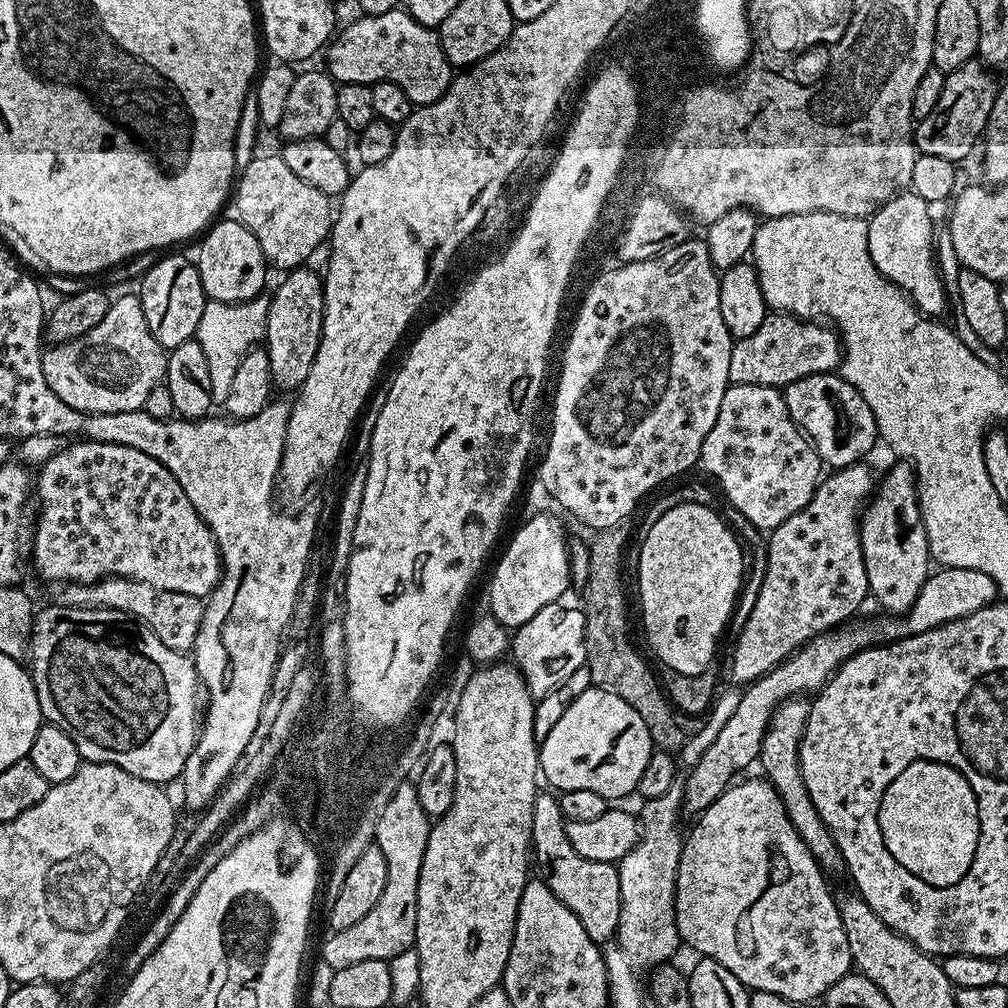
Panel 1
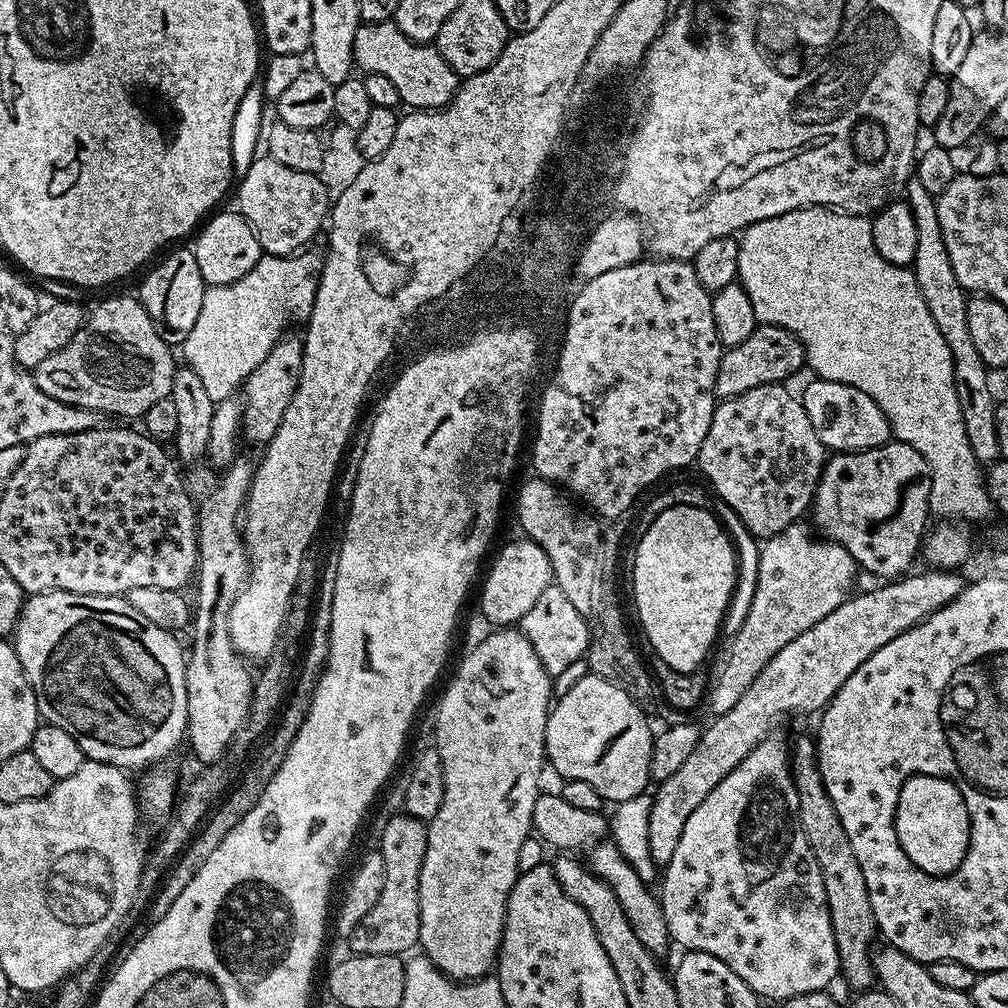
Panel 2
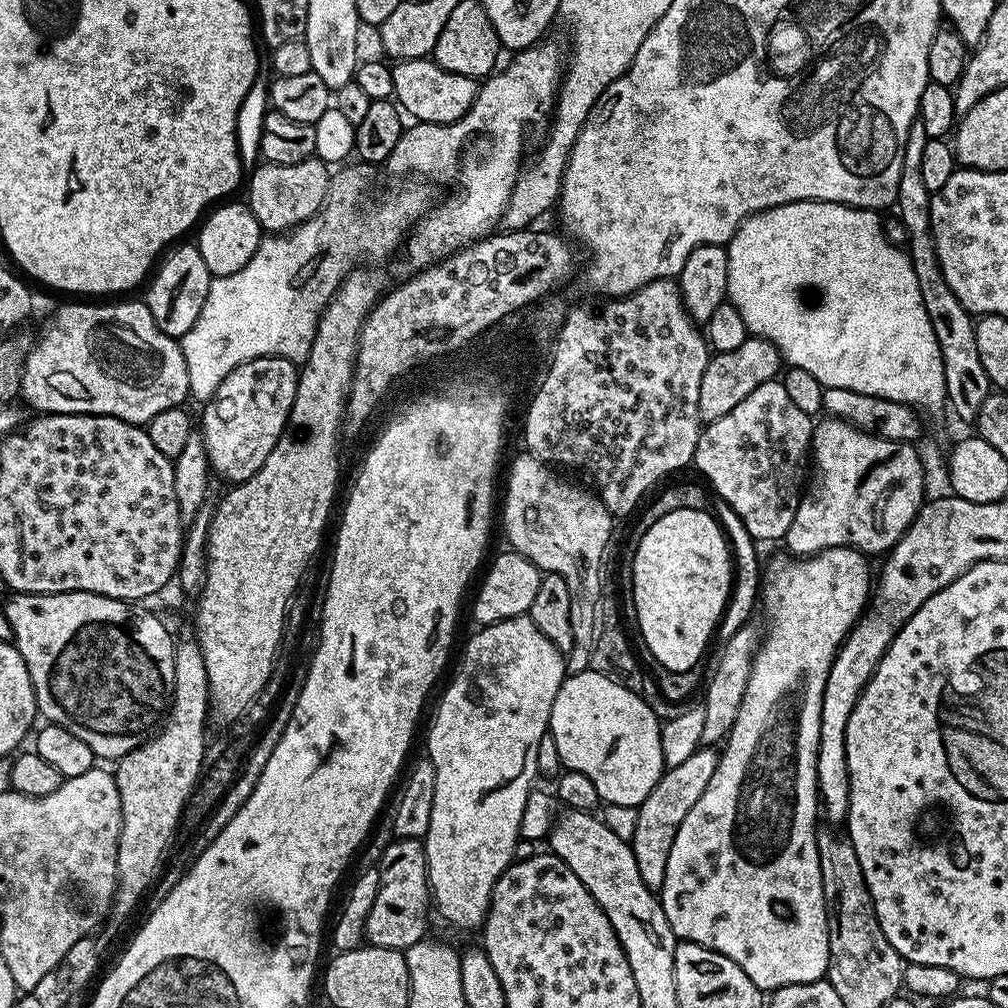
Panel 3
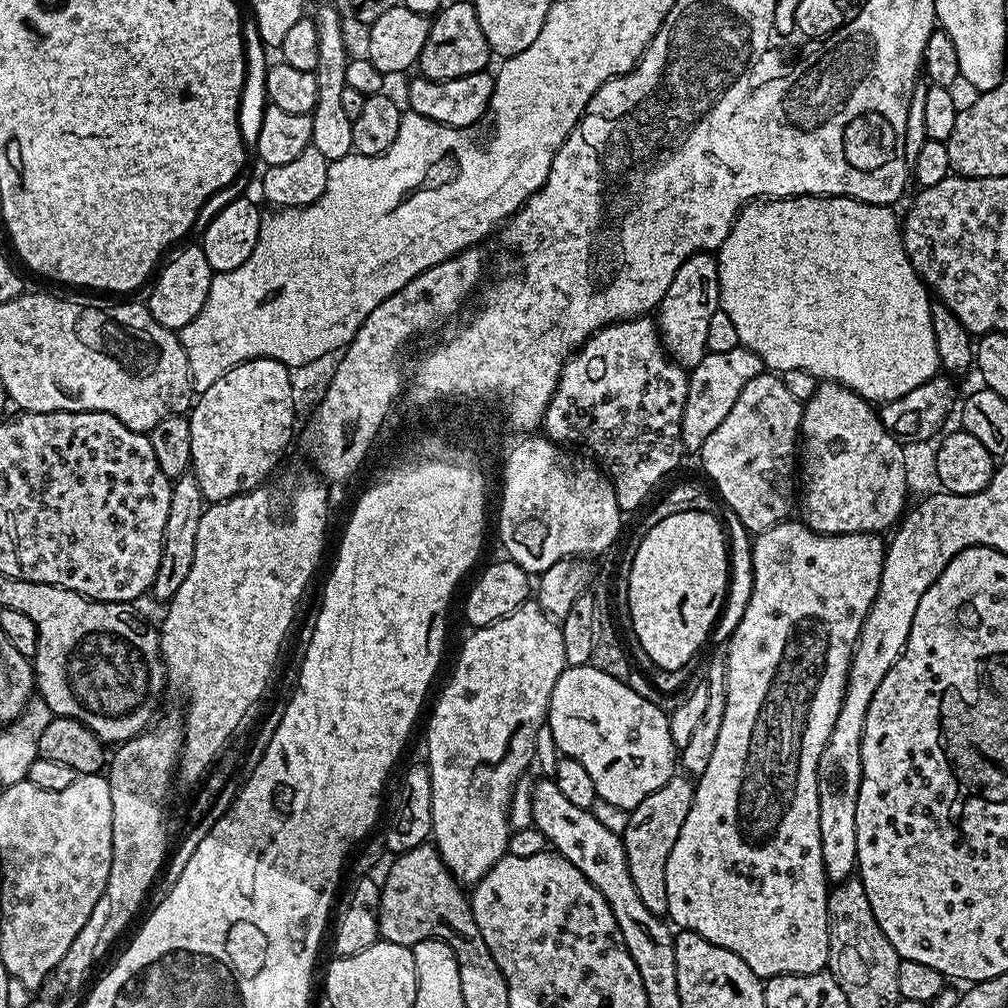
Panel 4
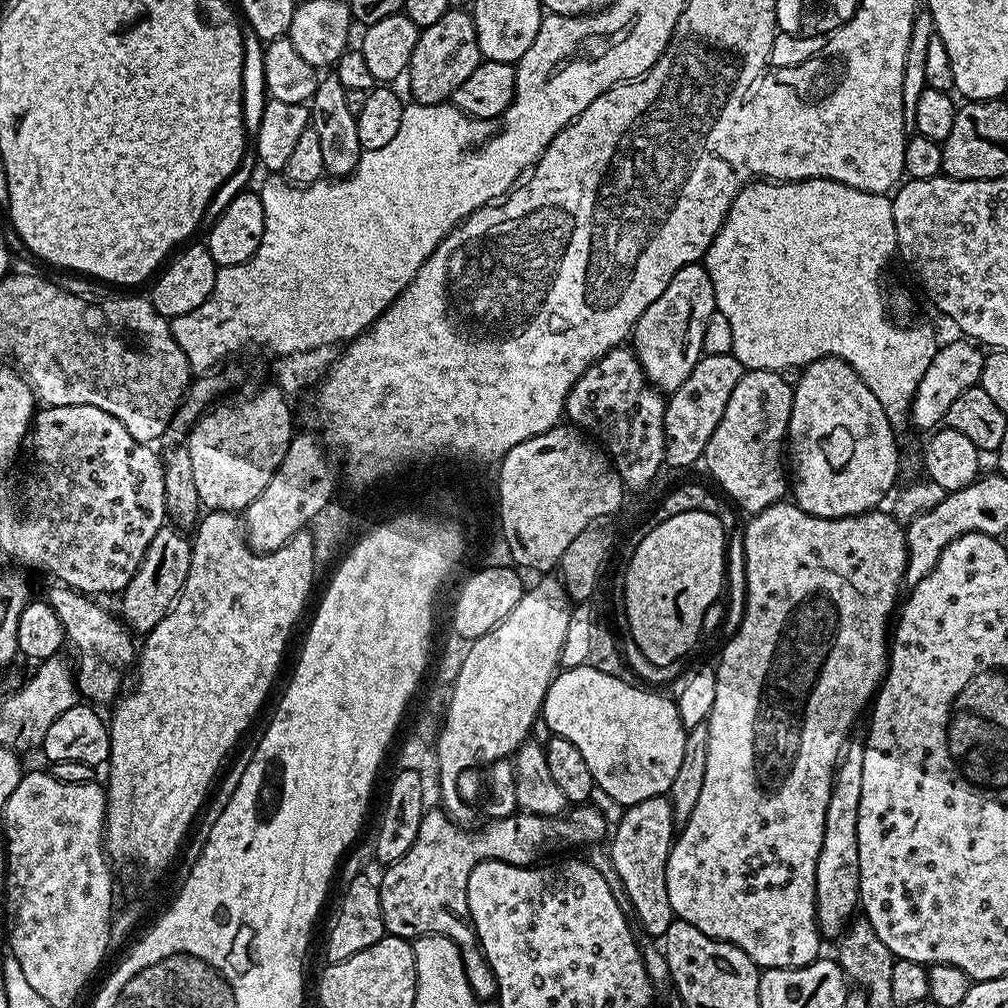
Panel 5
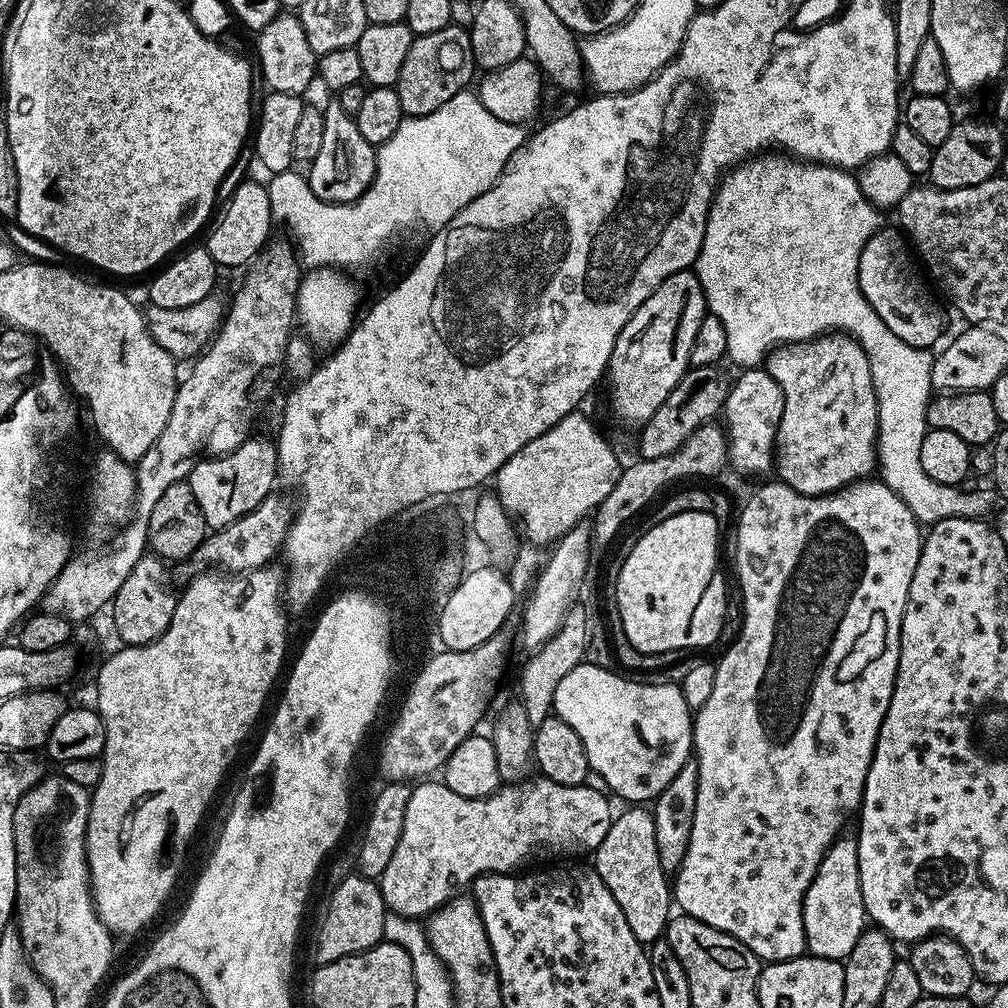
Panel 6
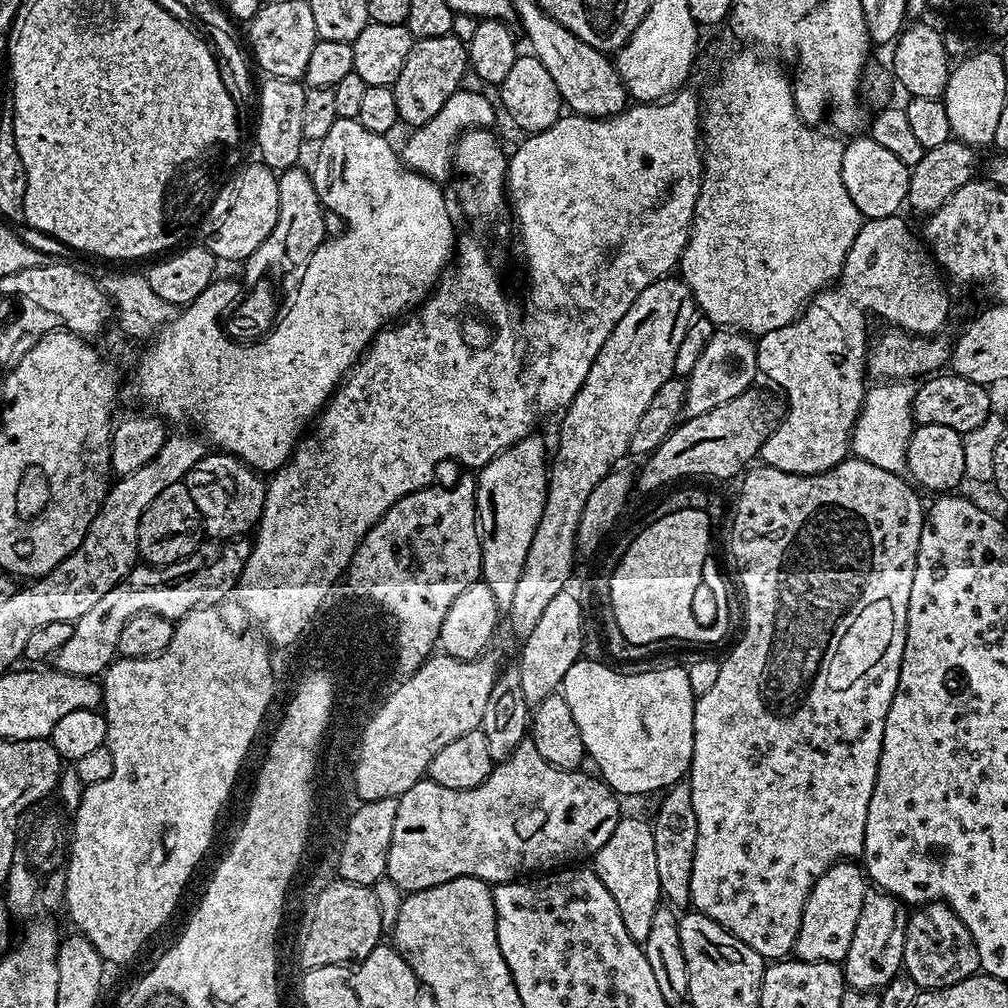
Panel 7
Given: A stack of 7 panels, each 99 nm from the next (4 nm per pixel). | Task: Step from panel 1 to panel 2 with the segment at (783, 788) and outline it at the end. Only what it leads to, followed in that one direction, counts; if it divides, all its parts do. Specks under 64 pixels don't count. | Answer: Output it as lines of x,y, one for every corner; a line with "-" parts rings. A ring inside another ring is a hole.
811,735
800,736
796,741
791,741
790,763
794,786
798,790
798,814
802,830
806,834
806,842
810,842
810,850
822,874
822,886
826,890
830,926
834,930
834,942
838,946
840,959
839,975
842,980
844,976
852,990
871,989
876,980
876,971
872,965
872,943
878,940
878,929
874,910
870,906
870,890
866,890
866,878
862,874
858,857
854,854
854,846
850,846
850,838
842,826
842,818
838,818
838,810
834,810
830,794
826,794
816,741

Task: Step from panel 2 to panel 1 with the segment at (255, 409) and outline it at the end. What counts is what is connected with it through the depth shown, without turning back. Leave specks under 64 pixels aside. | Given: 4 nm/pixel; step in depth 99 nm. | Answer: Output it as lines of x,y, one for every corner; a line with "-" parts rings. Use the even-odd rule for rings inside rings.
308,266
291,269
268,302
266,351
272,380
291,390
299,390
302,382
306,382
306,374
310,374
310,366
314,366
314,354
318,354
322,338
324,282
319,271
311,272
310,269

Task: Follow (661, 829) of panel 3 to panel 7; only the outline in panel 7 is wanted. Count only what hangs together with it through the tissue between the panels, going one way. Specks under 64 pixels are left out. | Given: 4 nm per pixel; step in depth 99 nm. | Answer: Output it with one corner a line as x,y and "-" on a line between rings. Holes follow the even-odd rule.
625,815
618,826
614,826
614,834
610,834
610,838
606,838
604,845
595,852
594,860
596,877
606,890
610,890
610,898
614,898
618,914
622,914
622,922
626,930
630,930
630,938
642,942
646,934
650,934
654,914
662,904
651,823
647,819

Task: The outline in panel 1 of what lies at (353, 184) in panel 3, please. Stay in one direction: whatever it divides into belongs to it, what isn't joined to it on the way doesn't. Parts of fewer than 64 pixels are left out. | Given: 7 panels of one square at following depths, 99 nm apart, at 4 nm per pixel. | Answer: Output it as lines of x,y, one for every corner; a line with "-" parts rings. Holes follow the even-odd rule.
261,294
254,300
244,300
240,304
231,304
221,300
208,300
202,310
202,322
198,322
195,339
200,341
206,354
206,363
210,366
210,386
212,399
223,402
233,381
234,372
247,352
257,347
256,340
265,335
268,323
269,297

